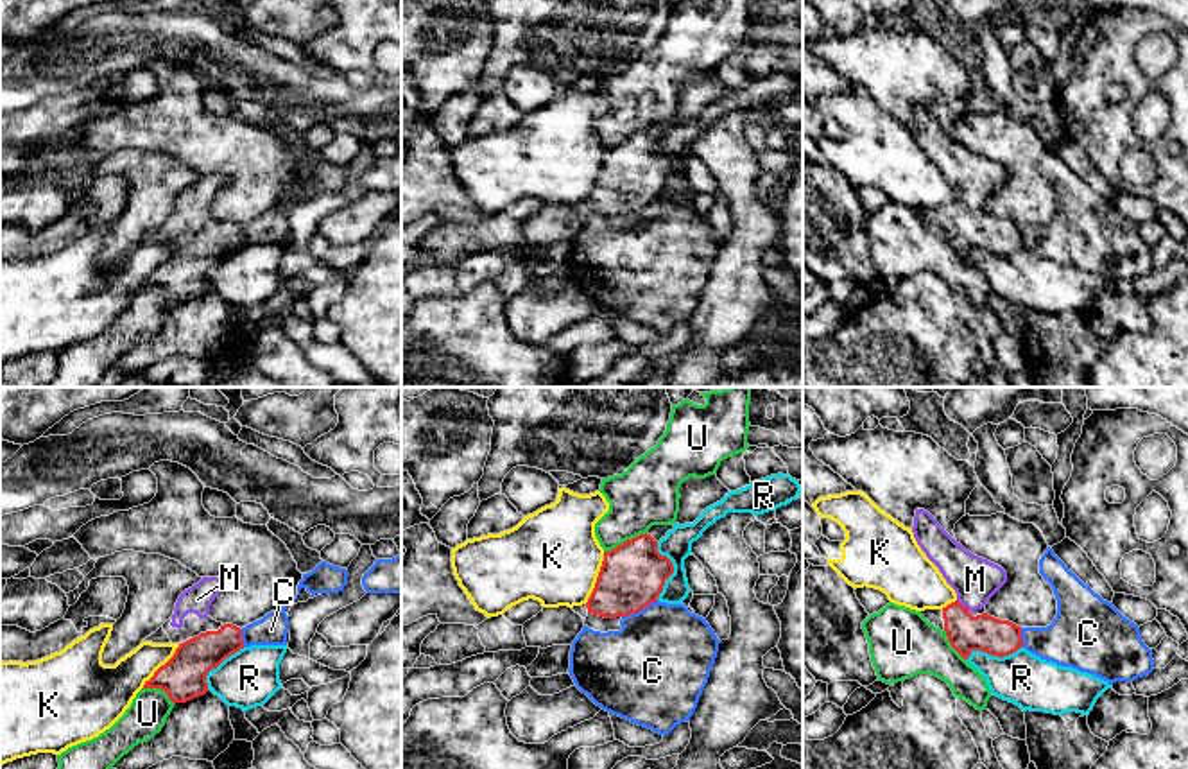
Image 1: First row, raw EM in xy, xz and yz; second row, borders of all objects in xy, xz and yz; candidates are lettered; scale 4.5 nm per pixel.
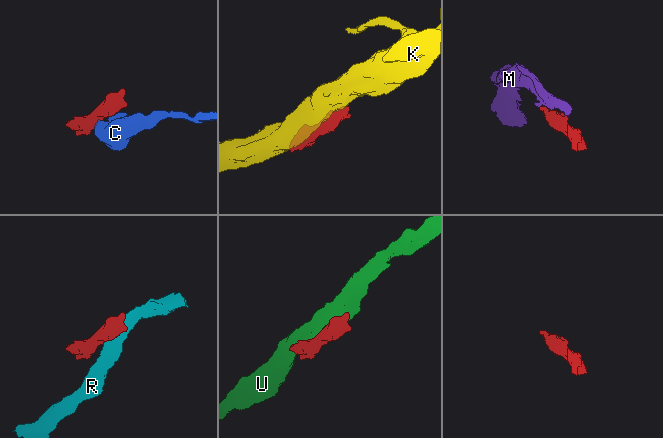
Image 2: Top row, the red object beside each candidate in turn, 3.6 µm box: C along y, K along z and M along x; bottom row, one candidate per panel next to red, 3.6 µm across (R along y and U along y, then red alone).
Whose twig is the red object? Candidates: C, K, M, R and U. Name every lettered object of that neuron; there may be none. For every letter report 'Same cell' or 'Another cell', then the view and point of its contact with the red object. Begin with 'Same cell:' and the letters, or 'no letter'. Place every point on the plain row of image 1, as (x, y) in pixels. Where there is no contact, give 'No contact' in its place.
Same cell: M
C: Another cell. Touches red at xz (638, 208)
K: Another cell. Touches red at xz (597, 176)
M: Same cell. Touches red at yz (964, 205)
R: Another cell. Touches red at xz (672, 169)
U: Another cell. Touches red at xz (624, 140)

